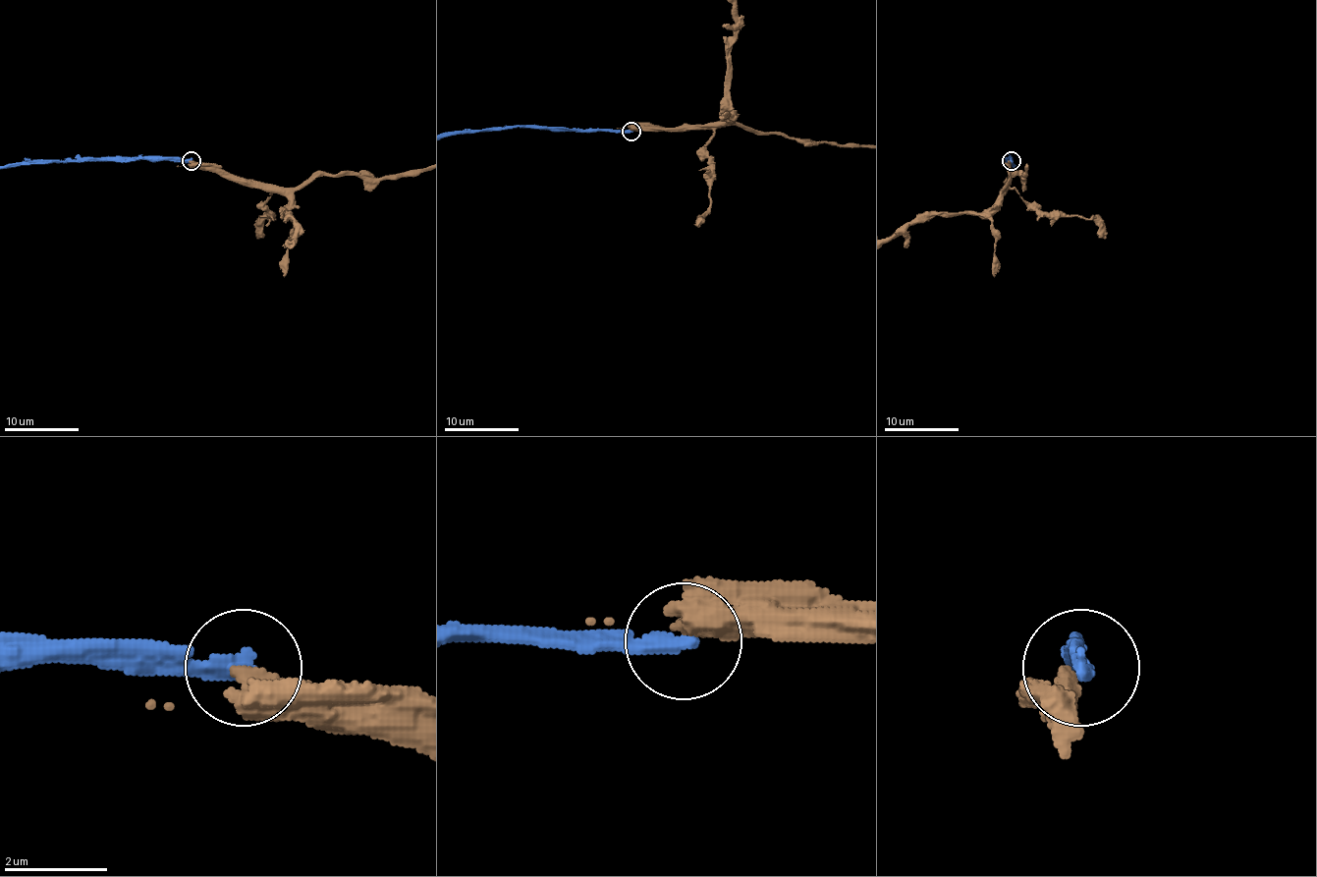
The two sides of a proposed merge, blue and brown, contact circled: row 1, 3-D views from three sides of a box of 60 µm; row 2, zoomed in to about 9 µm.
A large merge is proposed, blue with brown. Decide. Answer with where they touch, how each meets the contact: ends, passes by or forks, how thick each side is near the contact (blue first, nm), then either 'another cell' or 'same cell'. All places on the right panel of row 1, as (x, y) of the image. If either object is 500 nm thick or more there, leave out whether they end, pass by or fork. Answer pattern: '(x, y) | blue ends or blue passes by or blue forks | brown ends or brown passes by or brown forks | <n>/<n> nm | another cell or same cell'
(1011, 161) | 320/600 nm | another cell

